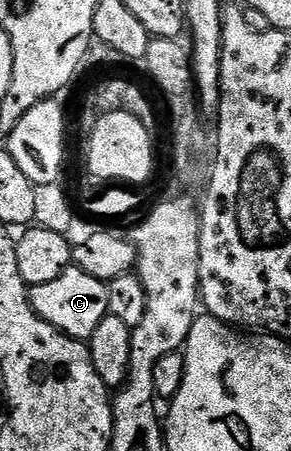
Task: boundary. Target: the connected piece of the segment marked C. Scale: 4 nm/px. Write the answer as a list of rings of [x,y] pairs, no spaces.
[[[74,266],[66,268],[61,278],[53,278],[53,282],[45,282],[45,286],[31,288],[31,308],[45,322],[49,322],[74,340],[90,341],[91,335],[101,326],[101,322],[111,312],[111,289],[104,281],[93,278],[93,274],[85,274]]]

